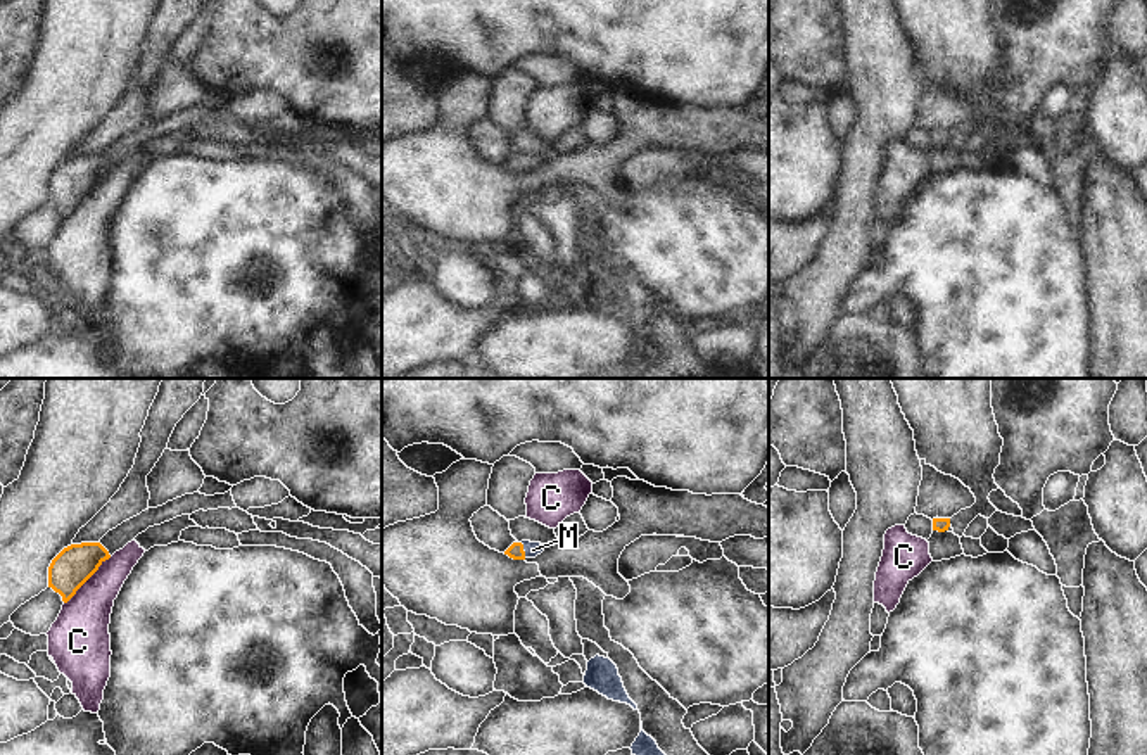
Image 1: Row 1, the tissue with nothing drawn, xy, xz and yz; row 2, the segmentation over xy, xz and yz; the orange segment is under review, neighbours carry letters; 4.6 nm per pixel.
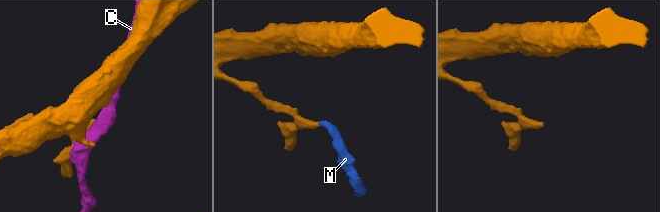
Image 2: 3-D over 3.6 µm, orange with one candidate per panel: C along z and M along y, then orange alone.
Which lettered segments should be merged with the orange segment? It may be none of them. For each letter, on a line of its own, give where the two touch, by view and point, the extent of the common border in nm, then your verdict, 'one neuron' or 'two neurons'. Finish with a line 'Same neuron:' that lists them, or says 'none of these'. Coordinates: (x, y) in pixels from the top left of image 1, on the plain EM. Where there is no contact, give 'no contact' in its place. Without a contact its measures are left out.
C: contact xy (88, 190); length 320 nm; two neurons
M: contact xz (522, 163); length 80 nm; one neuron
Same neuron: M

